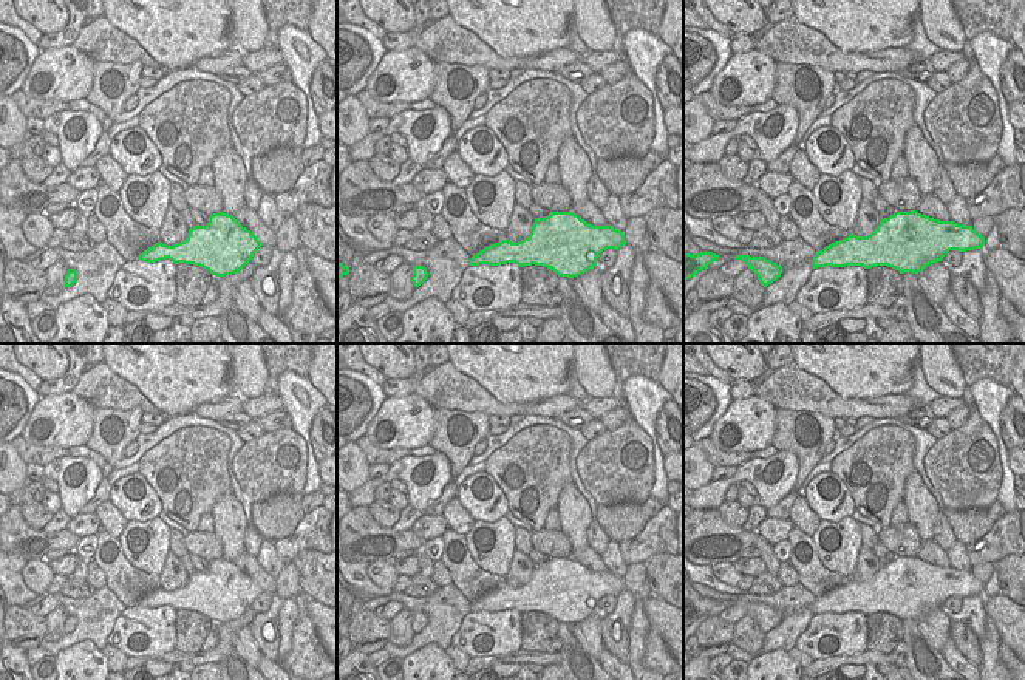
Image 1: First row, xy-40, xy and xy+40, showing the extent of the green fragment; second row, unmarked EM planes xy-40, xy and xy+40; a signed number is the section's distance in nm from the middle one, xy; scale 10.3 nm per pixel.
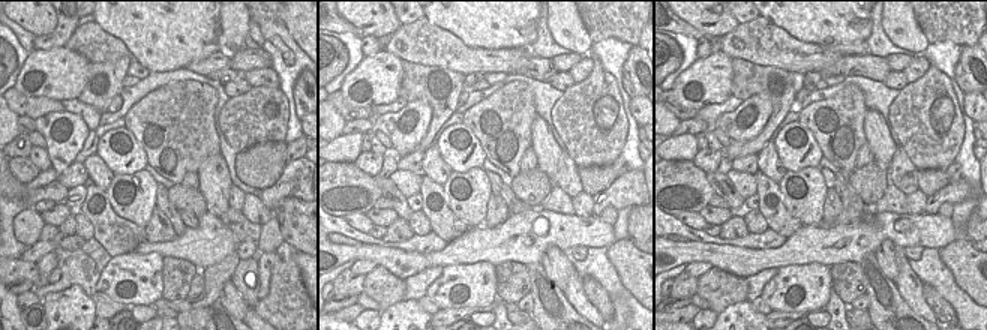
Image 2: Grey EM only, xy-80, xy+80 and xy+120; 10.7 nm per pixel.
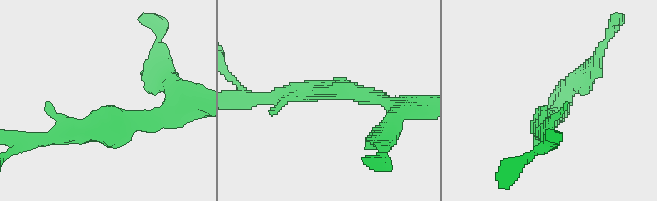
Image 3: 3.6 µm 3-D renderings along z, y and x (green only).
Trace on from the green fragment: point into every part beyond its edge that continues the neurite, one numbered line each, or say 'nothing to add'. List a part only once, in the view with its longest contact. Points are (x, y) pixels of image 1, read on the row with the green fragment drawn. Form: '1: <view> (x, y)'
nothing to add

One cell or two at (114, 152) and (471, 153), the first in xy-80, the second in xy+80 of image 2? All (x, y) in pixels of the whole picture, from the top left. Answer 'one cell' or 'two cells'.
one cell

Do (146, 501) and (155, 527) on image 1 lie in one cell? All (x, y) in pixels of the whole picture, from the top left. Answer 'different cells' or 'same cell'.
different cells

